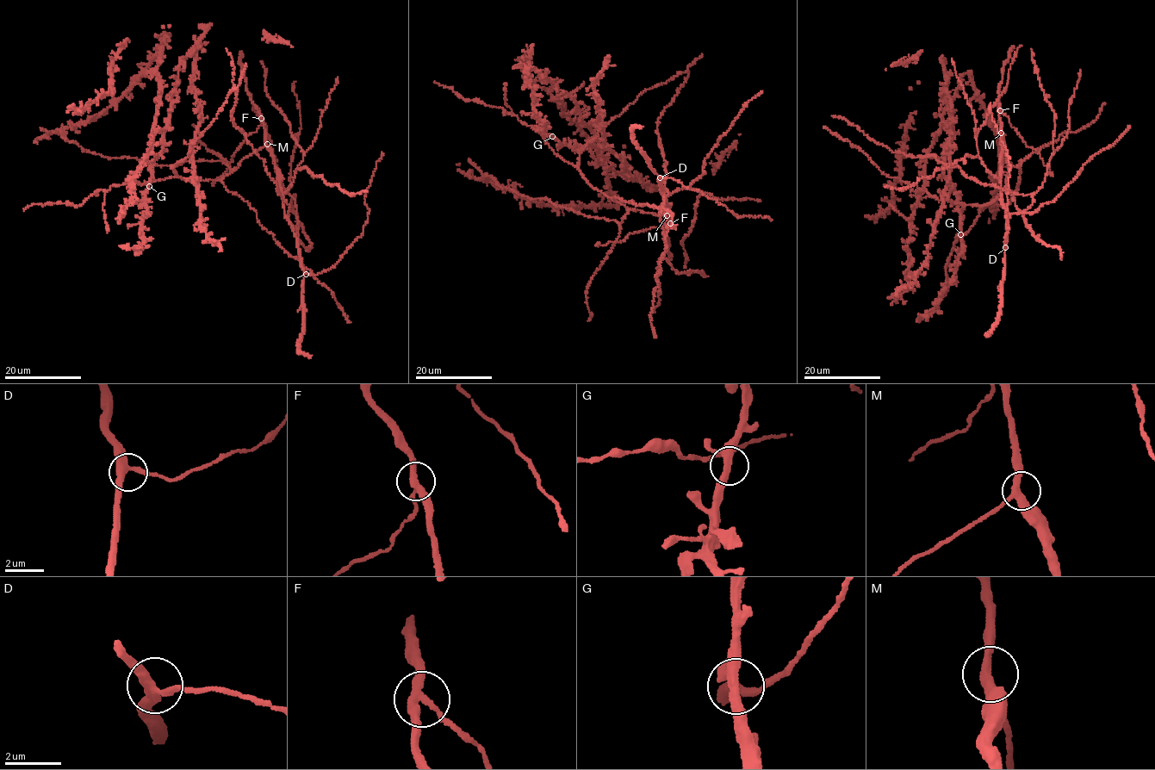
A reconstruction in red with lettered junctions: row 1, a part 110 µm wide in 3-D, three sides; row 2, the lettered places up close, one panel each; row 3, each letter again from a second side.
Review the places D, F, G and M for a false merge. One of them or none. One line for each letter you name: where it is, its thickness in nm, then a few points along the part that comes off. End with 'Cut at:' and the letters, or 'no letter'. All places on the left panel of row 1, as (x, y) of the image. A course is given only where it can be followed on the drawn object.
F: Place: (261, 118). Thickness 300 nm. Course of the part to remove: (262, 118), (259, 127), (246, 135), (225, 173), (212, 185)
Cut at: F

